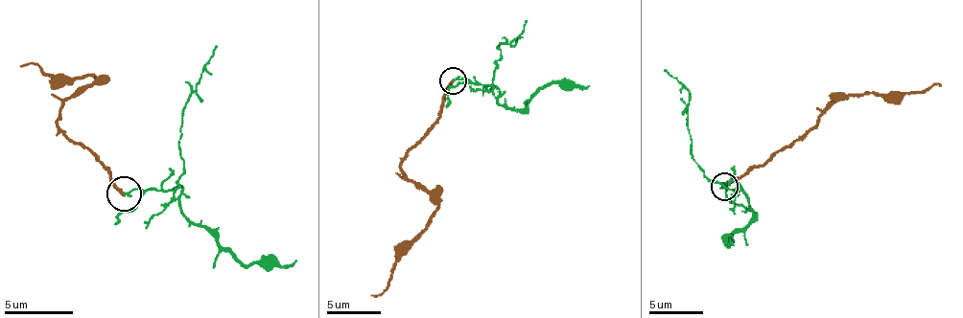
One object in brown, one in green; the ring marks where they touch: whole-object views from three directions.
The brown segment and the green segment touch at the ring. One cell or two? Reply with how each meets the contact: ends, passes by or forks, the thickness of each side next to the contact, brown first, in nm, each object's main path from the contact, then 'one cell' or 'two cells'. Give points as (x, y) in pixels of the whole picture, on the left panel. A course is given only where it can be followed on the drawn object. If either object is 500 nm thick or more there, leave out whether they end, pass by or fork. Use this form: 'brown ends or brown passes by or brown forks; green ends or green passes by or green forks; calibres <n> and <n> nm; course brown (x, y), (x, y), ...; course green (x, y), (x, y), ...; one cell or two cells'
brown ends; green ends; calibres 240 and 140 nm; course brown (124, 194), (104, 168), (58, 125), (62, 105), (104, 78), (89, 74), (55, 78), (35, 64), (20, 67); course green (124, 194), (134, 188), (169, 192), (176, 188), (183, 105), (218, 47); two cells

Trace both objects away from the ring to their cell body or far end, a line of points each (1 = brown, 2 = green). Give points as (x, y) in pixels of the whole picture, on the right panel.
1: (725, 187), (763, 166), (807, 133), (817, 117), (850, 95), (902, 95), (928, 89), (934, 83), (940, 86)
2: (725, 187), (722, 182), (727, 184), (711, 182), (692, 157), (687, 117), (690, 92), (665, 70)

